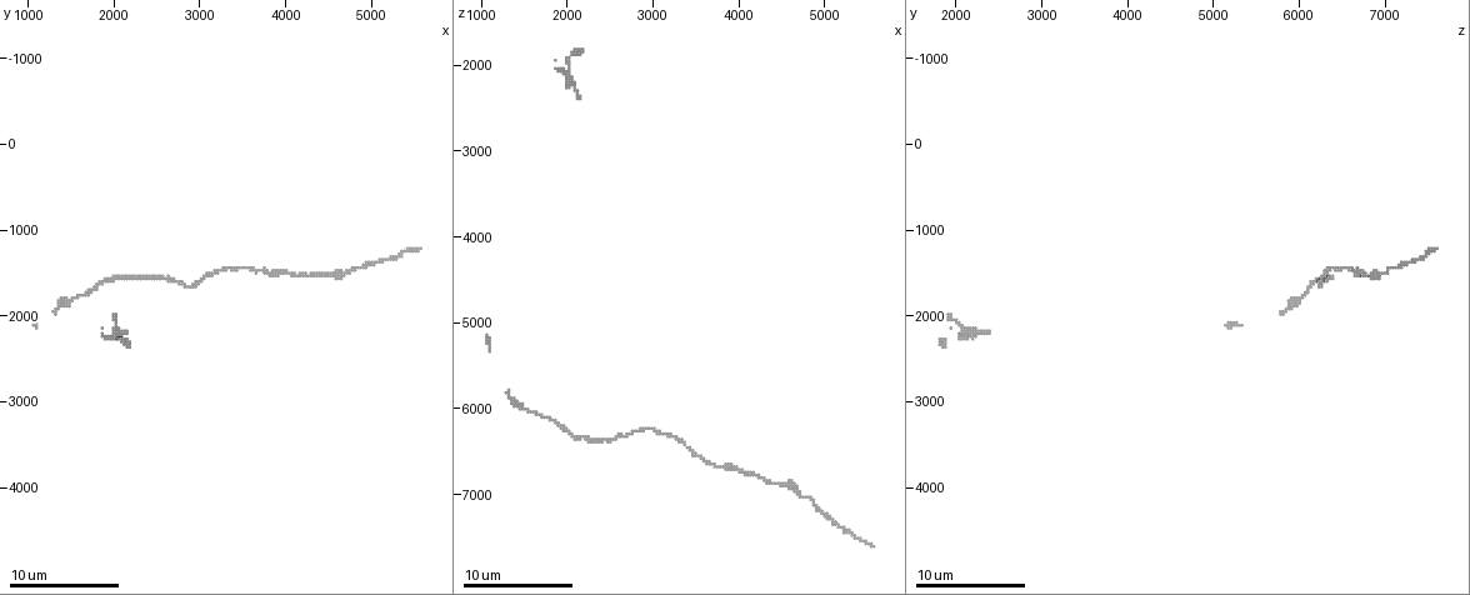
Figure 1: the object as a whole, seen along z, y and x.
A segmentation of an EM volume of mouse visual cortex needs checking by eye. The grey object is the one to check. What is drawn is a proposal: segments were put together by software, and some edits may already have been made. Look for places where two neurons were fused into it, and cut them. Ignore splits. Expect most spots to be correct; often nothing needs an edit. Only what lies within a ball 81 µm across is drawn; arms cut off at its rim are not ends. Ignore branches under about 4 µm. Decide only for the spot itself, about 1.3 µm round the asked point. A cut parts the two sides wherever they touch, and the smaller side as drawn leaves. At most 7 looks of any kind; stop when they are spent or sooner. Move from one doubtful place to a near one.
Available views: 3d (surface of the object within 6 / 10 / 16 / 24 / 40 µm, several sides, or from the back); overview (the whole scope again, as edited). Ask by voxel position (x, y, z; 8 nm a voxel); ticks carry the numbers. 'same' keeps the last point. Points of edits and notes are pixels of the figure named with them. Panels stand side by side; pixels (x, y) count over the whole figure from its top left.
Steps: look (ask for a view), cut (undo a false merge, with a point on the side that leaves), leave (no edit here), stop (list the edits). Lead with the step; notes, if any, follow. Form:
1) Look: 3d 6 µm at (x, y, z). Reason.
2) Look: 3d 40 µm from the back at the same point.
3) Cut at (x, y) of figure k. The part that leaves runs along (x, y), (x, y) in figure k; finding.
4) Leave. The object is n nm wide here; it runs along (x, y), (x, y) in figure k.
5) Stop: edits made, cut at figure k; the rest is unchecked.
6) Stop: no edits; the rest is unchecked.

Look: 3d 16 µm at (2050, 1550, 6300). Narrows sharply.

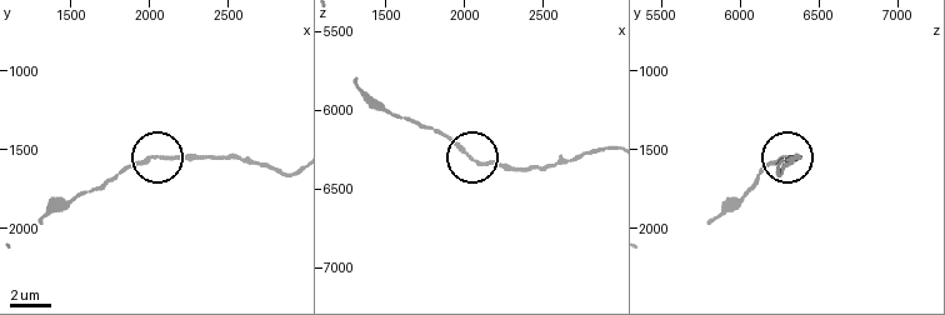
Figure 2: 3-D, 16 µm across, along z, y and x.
Look: 3d 16 µm from the back at (2060, 1540, 6340). Other side.

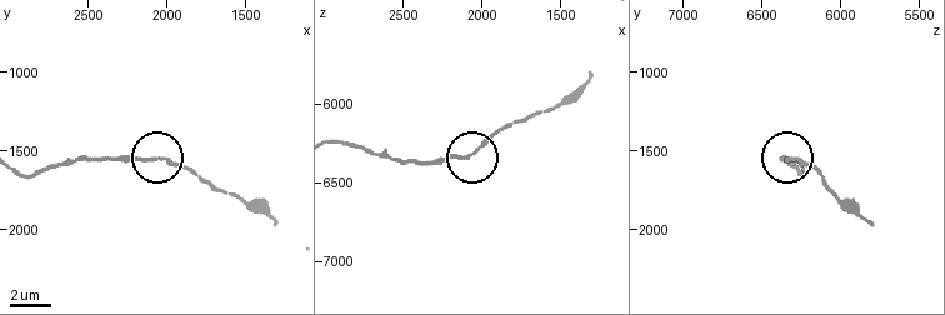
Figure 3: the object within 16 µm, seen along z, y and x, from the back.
Leave. All the same neuron.

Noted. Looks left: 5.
Look: 3d 10 µm at (4050, 1500, 6750). Calibre changes.

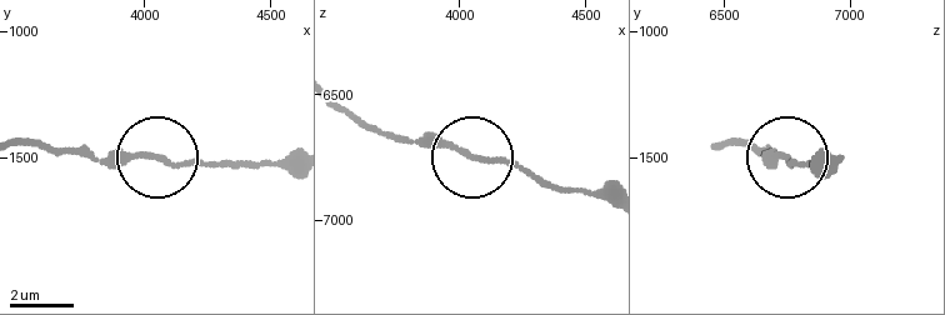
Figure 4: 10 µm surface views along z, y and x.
Leave. It runs along (26, 141), (90, 158), (258, 166) in figure 4; continuous, no second neuron.

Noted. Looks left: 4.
Look: 3d 6 µm at (4700, 1500, 7000). Sudden change in width.

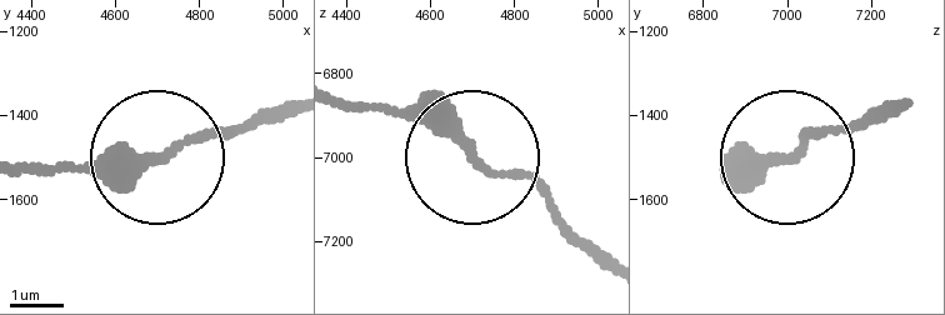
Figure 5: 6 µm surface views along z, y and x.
Look: 3d 6 µm from the back at (4710, 1505, 6990). From behind.

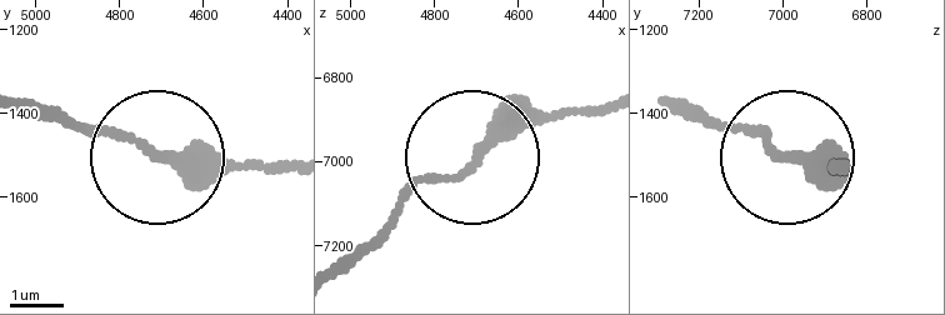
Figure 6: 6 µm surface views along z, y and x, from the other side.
Leave. The object is 220 nm wide here; it runs along (290, 170), (195, 170), (65, 120) in figure 6; all the same neuron.

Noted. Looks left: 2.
Stop: no edits; the rest is unchecked.

